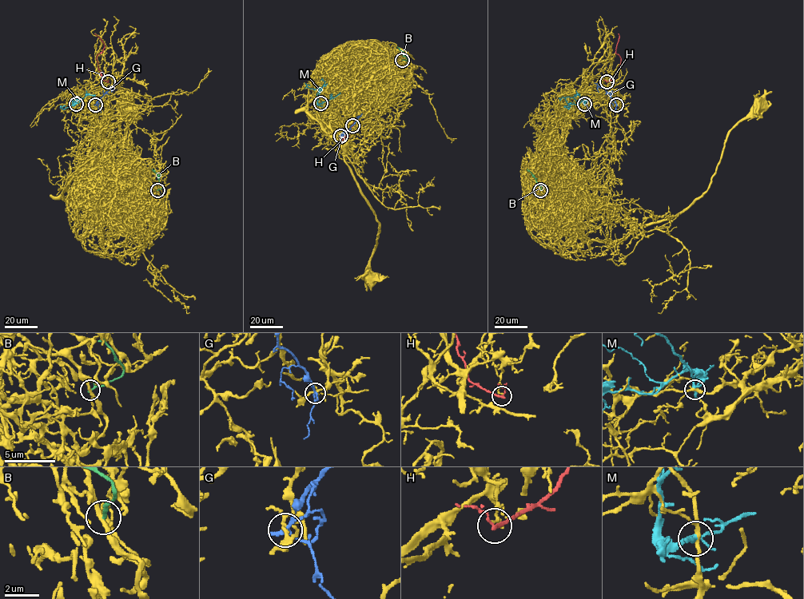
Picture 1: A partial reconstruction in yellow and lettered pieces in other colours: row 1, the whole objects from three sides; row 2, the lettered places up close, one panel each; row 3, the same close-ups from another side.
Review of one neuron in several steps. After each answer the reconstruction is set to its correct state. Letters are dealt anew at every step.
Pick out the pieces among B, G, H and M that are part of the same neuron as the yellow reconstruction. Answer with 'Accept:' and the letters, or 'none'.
Accept: none

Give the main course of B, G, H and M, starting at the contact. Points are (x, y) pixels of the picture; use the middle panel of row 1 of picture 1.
B: (402, 59), (407, 60), (397, 47)
G: (340, 136), (359, 117), (356, 117)
H: (352, 125), (341, 140), (346, 135), (348, 136), (340, 138)
M: (320, 103), (317, 103), (319, 89), (310, 89), (307, 86), (309, 85)

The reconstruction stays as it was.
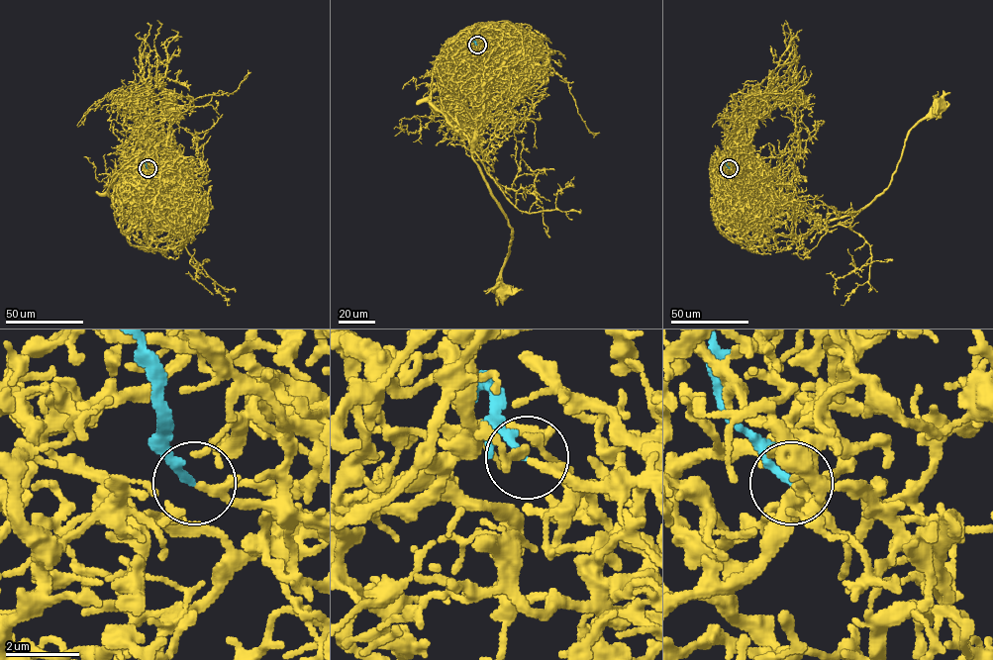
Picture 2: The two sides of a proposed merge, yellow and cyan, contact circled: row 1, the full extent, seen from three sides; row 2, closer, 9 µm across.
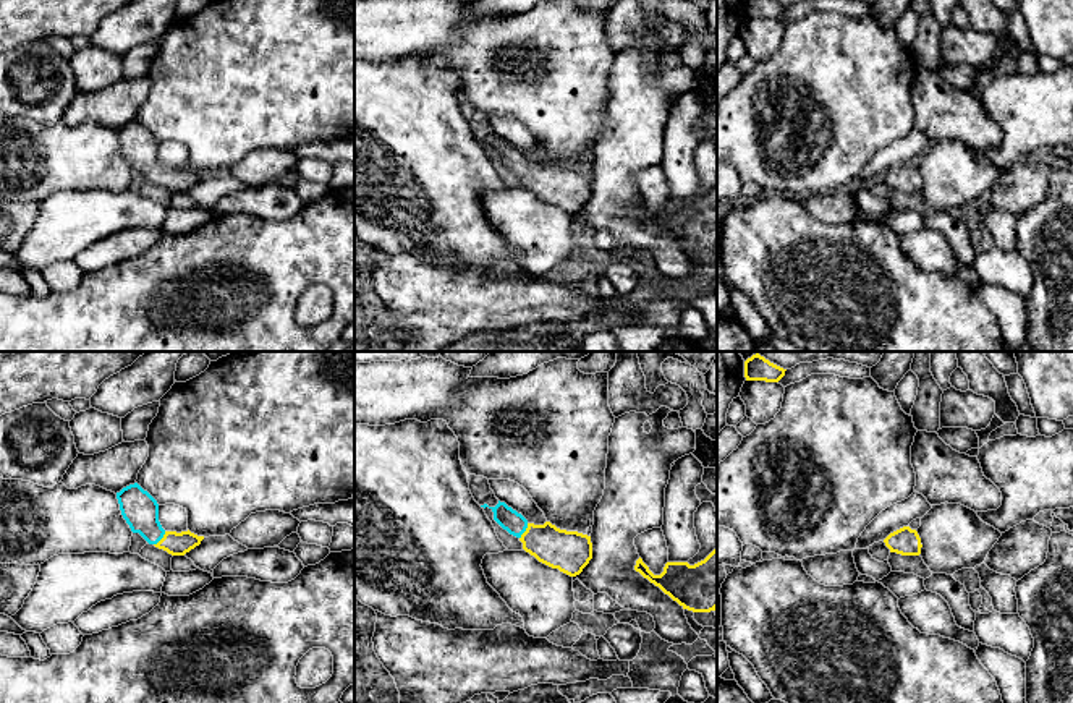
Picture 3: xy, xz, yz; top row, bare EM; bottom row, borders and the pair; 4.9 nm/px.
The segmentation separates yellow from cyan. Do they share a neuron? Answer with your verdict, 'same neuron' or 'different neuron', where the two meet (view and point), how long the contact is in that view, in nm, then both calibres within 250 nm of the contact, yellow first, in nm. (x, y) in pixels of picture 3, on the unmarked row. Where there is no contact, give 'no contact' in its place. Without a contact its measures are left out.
same neuron; contact xy (162, 175); length 90 nm; calibres 110 and 180 nm

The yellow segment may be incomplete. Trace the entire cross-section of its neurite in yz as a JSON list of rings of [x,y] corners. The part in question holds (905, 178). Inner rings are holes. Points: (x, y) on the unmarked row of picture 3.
[[[903,164],[890,170],[884,180],[890,190],[901,193],[919,193],[922,185],[918,168],[911,167],[910,164]]]

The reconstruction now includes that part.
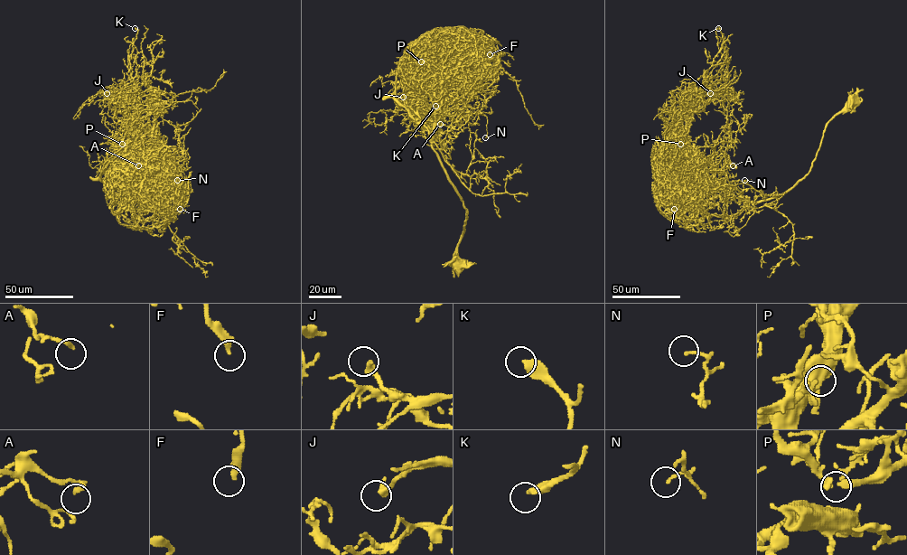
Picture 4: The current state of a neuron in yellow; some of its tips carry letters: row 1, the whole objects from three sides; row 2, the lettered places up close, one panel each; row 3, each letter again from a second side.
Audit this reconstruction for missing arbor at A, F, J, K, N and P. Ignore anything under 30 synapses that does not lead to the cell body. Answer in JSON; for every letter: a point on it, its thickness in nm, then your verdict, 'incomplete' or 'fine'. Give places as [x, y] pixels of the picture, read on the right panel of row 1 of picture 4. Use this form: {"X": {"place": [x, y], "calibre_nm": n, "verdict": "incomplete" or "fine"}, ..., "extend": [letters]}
{"A": {"place": [733, 165], "calibre_nm": 170, "verdict": "fine"}, "F": {"place": [674, 209], "calibre_nm": 320, "verdict": "incomplete"}, "J": {"place": [710, 93], "calibre_nm": 320, "verdict": "fine"}, "K": {"place": [718, 28], "calibre_nm": 380, "verdict": "incomplete"}, "N": {"place": [744, 180], "calibre_nm": 130, "verdict": "fine"}, "P": {"place": [680, 144], "calibre_nm": 150, "verdict": "incomplete"}, "extend": ["F", "K", "P"]}

